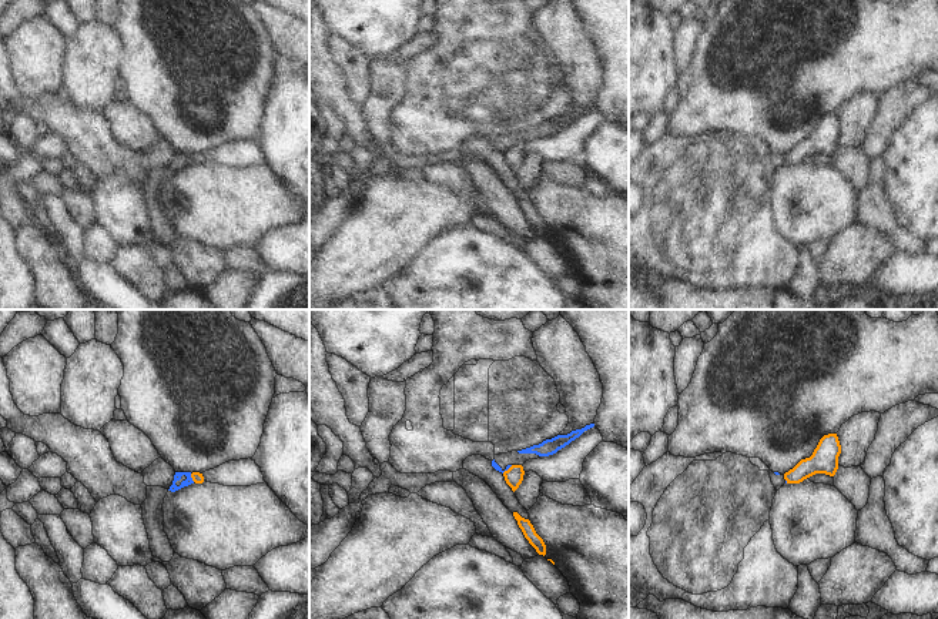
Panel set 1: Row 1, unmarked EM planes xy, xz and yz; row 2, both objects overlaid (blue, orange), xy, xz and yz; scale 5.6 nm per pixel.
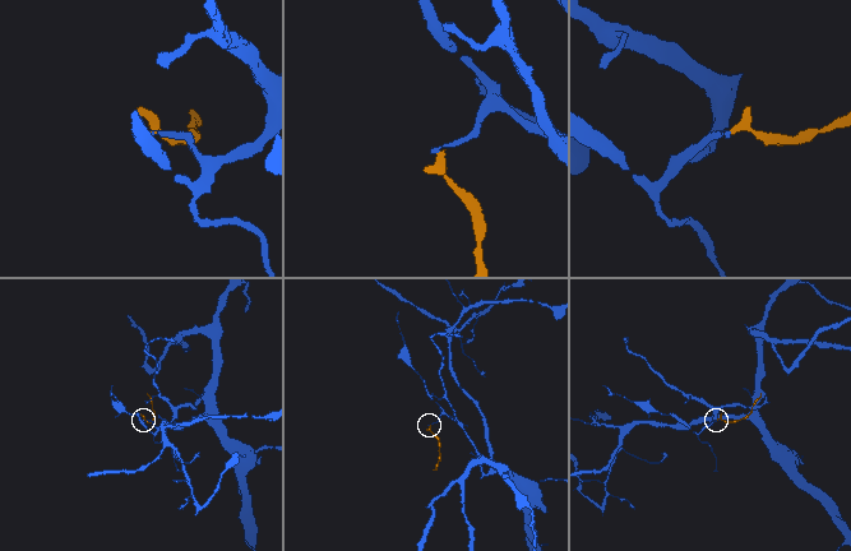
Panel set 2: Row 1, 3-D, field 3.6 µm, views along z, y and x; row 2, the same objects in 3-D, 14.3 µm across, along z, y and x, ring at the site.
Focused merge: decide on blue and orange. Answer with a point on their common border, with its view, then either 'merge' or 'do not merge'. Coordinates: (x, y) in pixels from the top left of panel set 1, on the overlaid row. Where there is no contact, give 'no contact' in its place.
meets blue in xz at (506, 469); do not merge

